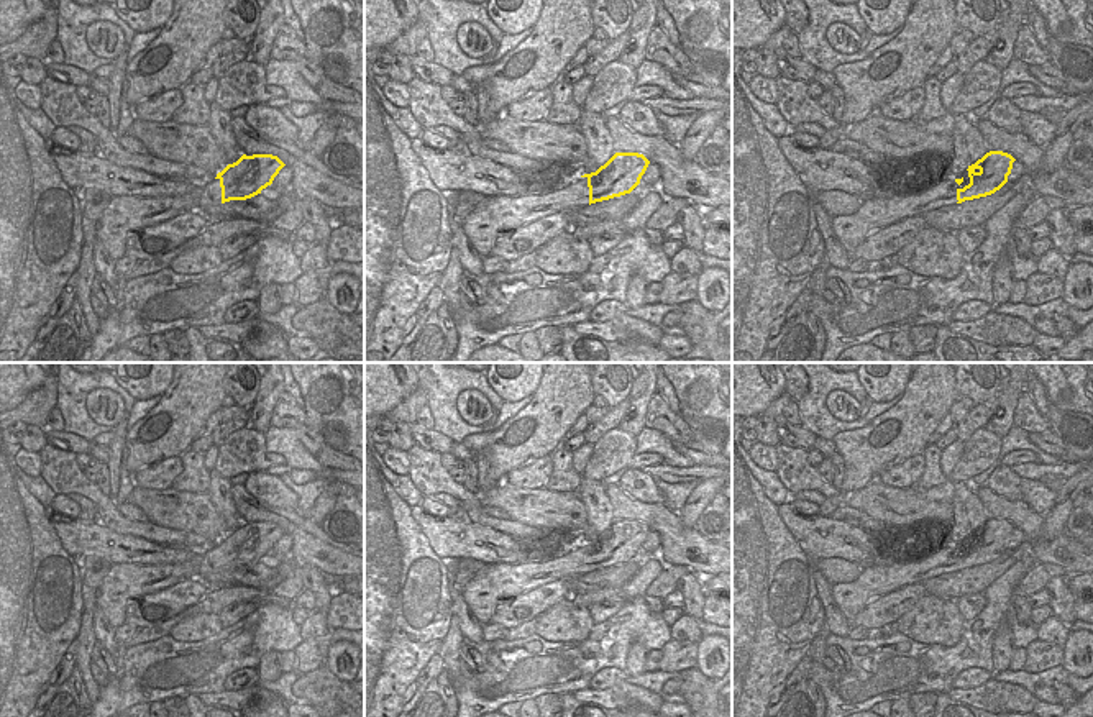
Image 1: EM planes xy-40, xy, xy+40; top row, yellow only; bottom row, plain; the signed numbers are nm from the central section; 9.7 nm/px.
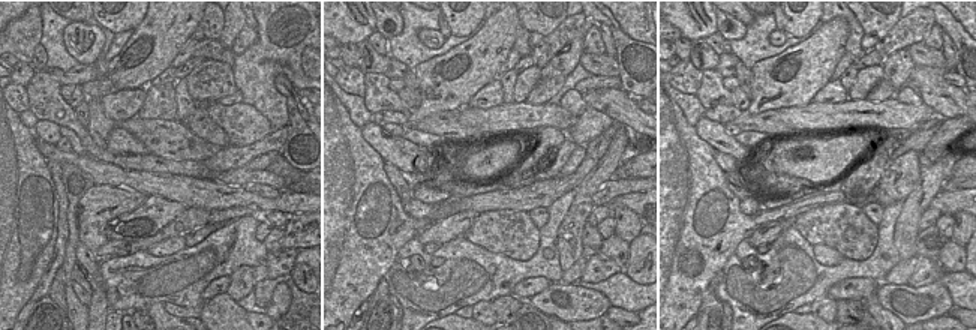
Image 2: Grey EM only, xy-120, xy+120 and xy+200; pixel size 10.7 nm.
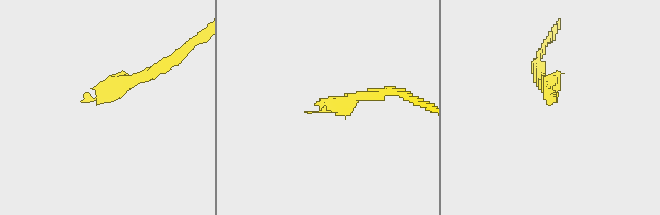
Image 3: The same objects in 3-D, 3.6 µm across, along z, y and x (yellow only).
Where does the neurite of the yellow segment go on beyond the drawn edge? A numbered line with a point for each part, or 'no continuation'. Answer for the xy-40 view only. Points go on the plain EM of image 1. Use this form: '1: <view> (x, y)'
1: xy-40 (125, 581)

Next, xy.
1: xy (493, 583)

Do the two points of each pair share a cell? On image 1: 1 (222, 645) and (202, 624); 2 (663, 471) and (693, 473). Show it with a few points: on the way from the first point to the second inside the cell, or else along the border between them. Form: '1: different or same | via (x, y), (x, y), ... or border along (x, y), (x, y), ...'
1: different | border along (224, 629), (199, 640), (176, 640)
2: same | via (670, 474), (686, 474)

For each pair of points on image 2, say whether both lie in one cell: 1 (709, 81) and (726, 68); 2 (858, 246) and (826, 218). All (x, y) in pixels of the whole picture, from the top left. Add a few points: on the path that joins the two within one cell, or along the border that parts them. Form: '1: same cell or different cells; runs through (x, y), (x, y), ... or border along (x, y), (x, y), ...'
1: different cells; border along (714, 69), (723, 78)
2: same cell; runs through (849, 243), (835, 227)

